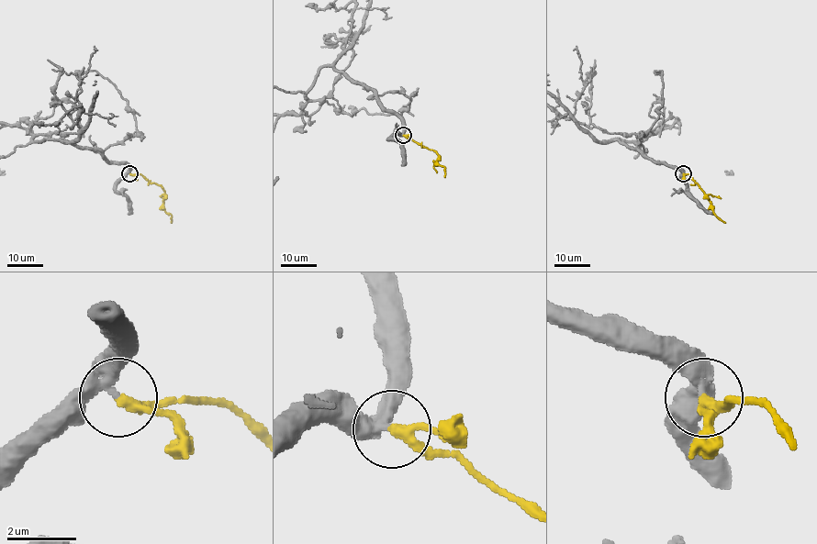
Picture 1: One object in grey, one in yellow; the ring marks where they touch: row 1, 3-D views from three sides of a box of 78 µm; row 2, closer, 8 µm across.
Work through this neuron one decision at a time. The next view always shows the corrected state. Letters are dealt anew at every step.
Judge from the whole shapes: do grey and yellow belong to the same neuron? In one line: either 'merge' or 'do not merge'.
merge

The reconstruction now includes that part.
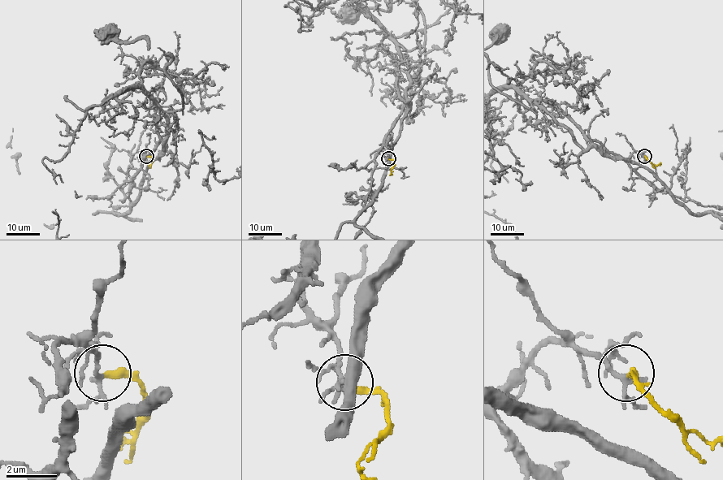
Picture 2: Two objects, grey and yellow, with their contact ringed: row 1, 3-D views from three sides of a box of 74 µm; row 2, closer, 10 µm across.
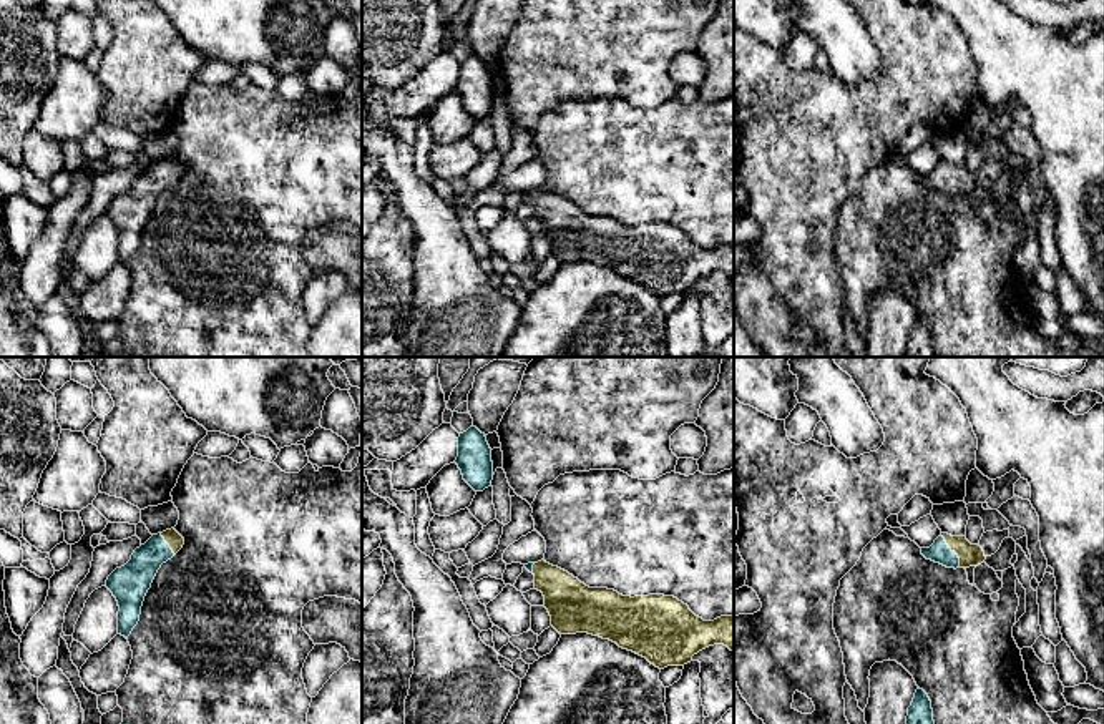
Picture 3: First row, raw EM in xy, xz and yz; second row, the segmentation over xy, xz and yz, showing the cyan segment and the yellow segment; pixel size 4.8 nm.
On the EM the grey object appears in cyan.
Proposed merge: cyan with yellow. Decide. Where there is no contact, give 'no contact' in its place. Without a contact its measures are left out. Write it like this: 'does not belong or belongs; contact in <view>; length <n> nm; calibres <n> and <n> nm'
belongs; contact in yz; length 190 nm; calibres 100 and 110 nm

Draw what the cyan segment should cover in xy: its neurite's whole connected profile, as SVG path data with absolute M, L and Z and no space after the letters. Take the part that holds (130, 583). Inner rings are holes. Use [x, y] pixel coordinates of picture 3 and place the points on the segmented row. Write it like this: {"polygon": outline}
{"polygon": "M174 530L153 535L134 550L131 560L116 568L106 580L106 588L118 601L118 634L128 636L139 621L141 606L151 583L163 563L171 560L184 545L184 538Z"}

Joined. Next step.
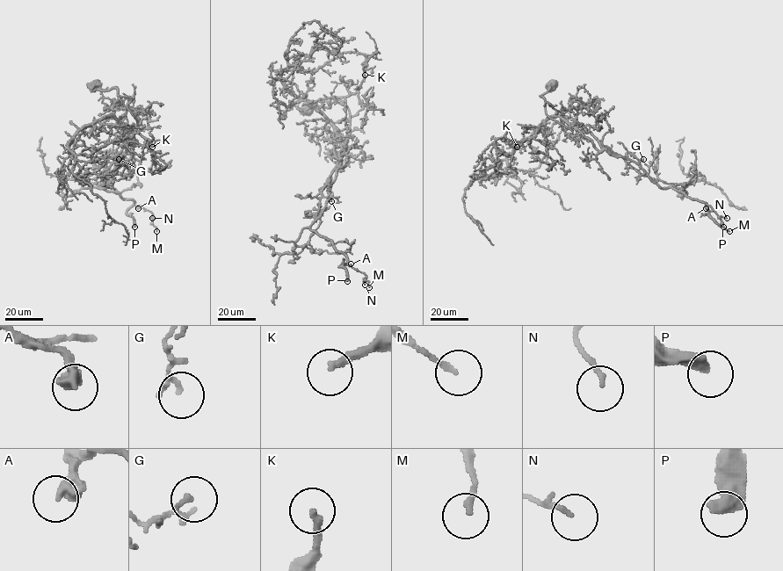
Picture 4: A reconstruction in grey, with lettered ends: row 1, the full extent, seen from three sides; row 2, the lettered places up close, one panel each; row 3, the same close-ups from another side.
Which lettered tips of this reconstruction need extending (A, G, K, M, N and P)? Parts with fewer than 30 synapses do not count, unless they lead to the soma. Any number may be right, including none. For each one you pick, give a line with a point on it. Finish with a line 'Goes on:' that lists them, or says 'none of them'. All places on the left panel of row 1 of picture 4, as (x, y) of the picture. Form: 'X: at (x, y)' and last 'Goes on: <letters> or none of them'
K: at (152, 147)
P: at (134, 227)
Goes on: K, P

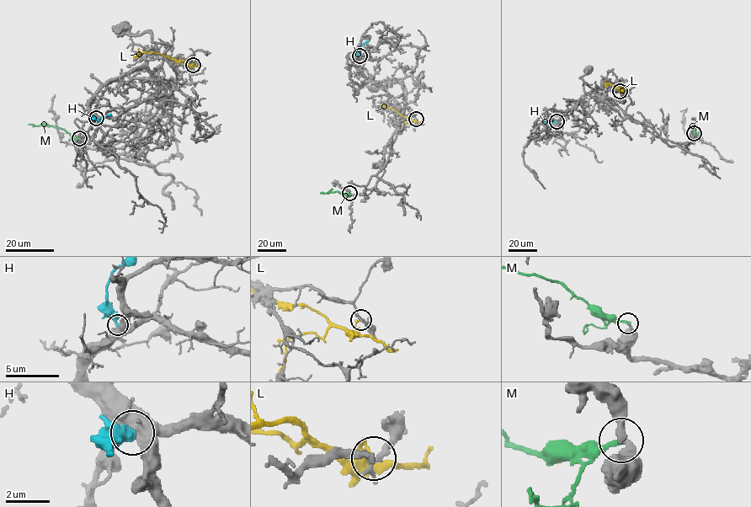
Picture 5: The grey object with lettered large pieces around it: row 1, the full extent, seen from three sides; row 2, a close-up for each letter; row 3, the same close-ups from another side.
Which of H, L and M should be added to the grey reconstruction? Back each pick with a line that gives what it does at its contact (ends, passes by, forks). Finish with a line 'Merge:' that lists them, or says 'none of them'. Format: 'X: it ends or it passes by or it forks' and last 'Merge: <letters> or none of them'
Merge: none of them

